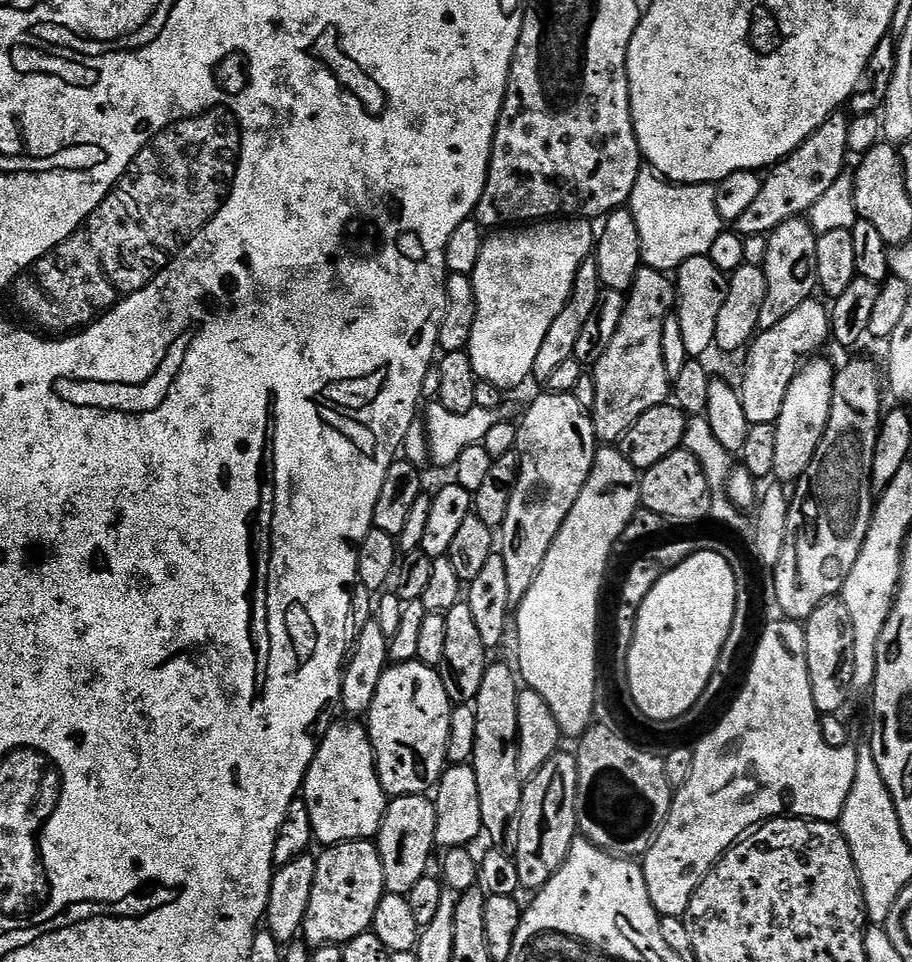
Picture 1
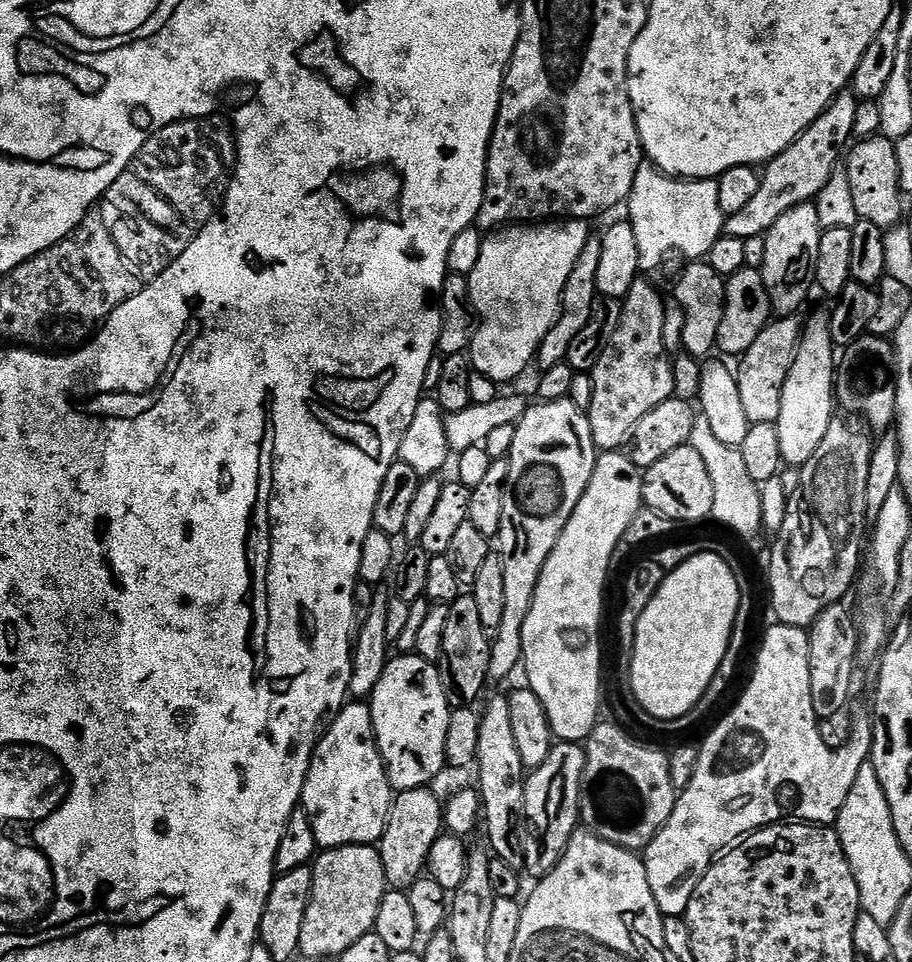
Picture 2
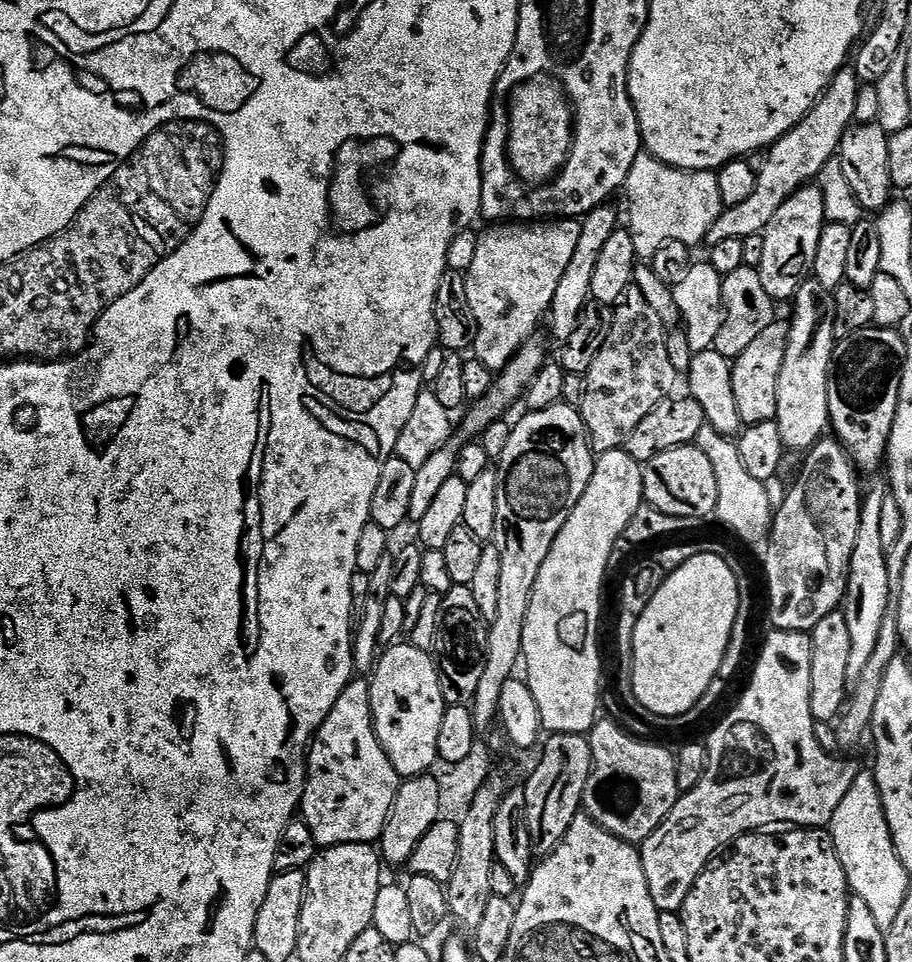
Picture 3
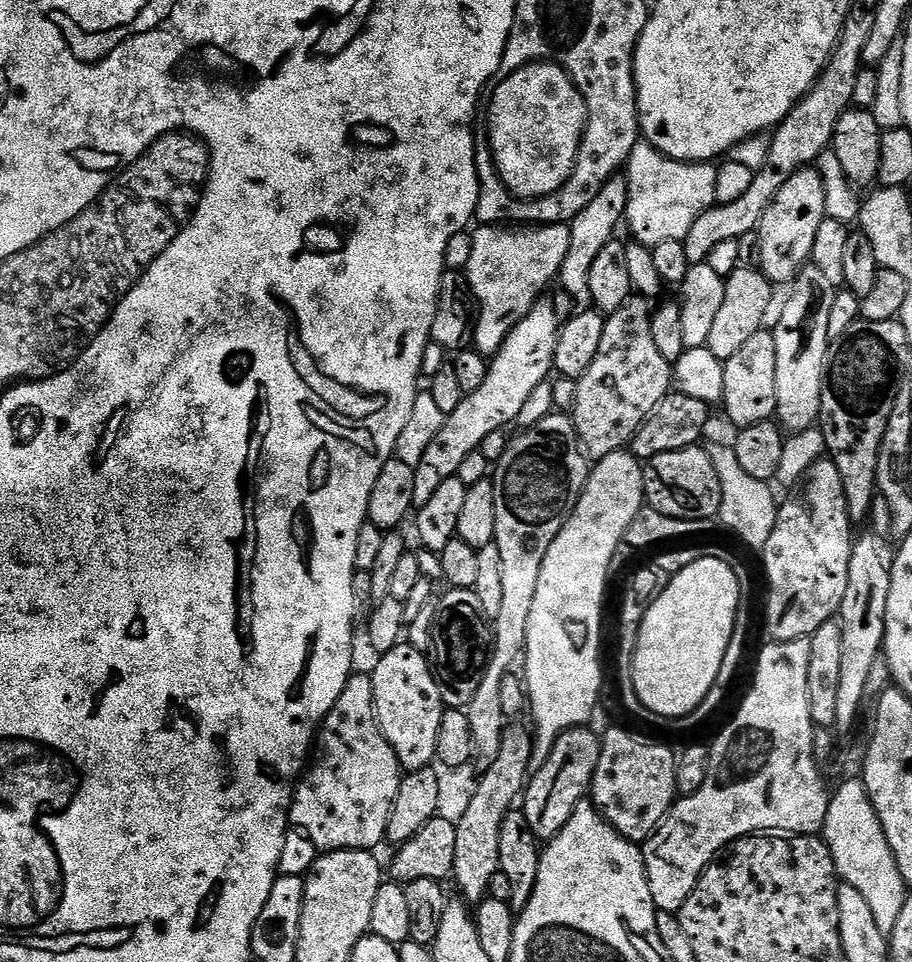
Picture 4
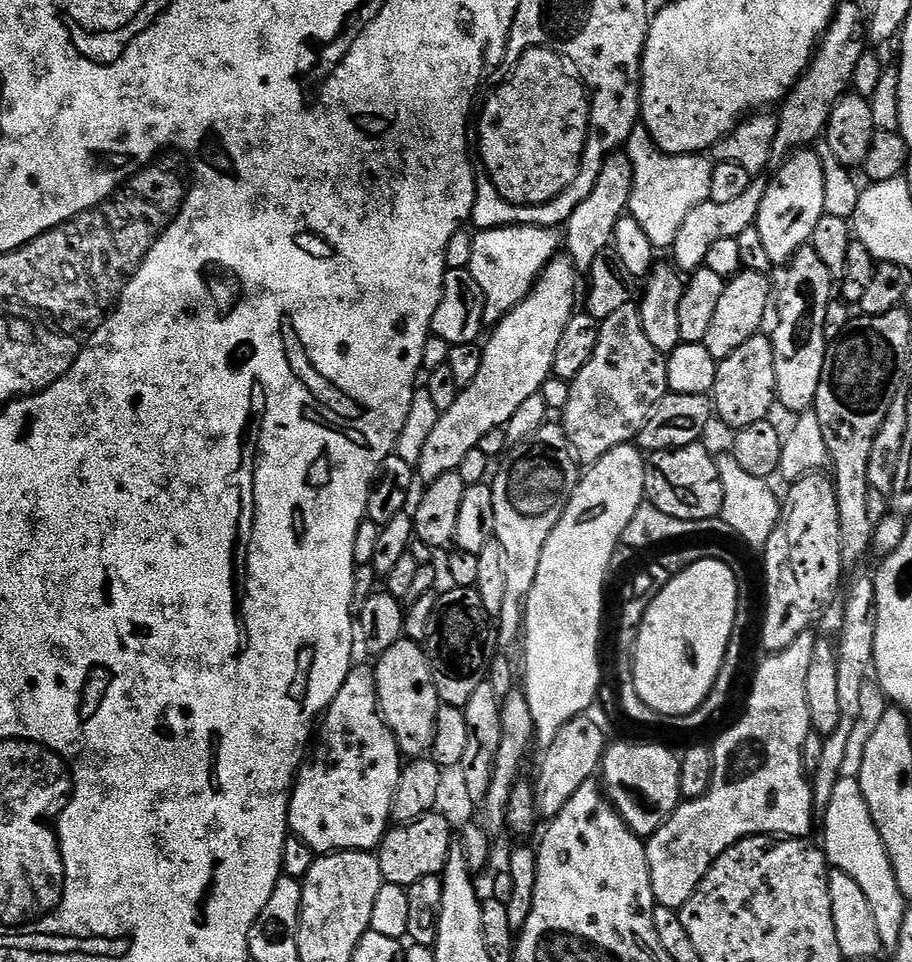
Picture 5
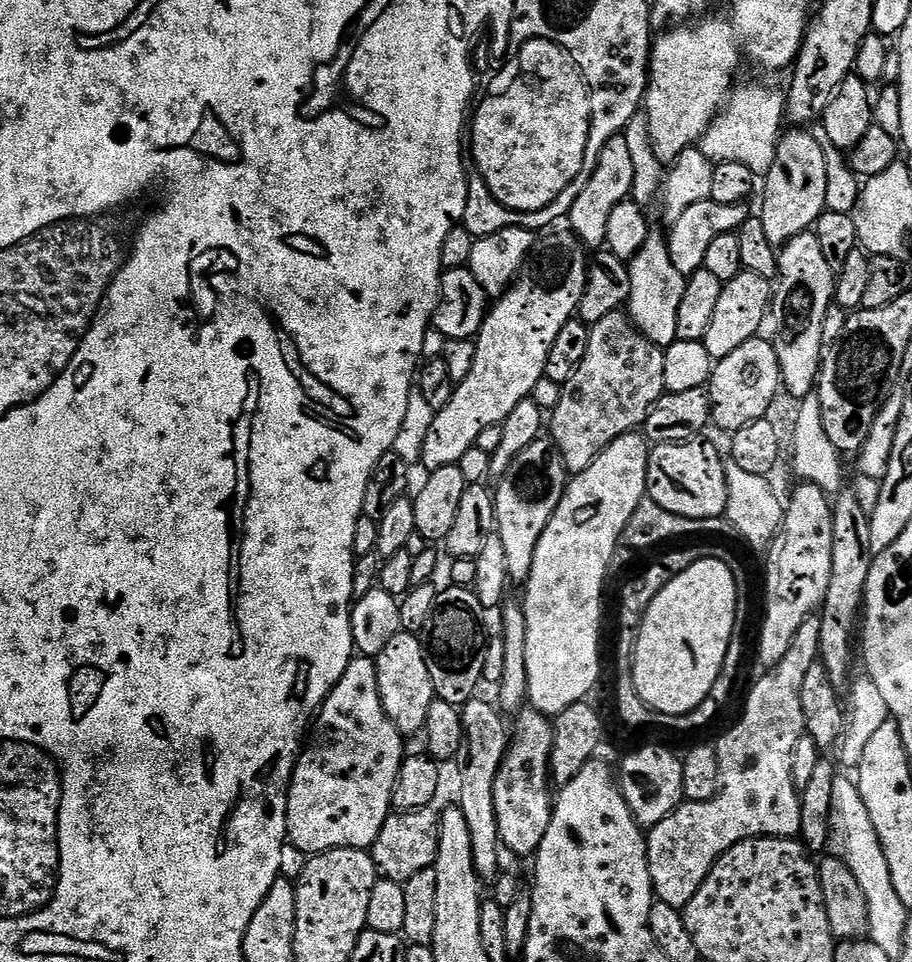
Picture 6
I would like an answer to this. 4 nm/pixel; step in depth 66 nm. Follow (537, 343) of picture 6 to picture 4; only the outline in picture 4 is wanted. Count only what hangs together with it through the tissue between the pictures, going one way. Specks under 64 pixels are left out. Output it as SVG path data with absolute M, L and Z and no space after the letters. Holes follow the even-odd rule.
M544 303L535 304L530 314L526 314L526 318L522 318L522 322L518 322L518 326L510 330L506 342L502 342L496 355L491 357L486 382L482 382L482 387L474 390L474 394L465 396L458 410L447 413L447 420L437 437L427 447L422 460L415 467L414 505L417 509L430 502L434 490L438 490L442 482L455 476L466 454L477 451L488 434L507 429L508 423L511 425L515 422L518 410L526 406L526 398L530 398L535 388L553 375L554 350L560 337L562 320L561 317L556 317L554 305Z

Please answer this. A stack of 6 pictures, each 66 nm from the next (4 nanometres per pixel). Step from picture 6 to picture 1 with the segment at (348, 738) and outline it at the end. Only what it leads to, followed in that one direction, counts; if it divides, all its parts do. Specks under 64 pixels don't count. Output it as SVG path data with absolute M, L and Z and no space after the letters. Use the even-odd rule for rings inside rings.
M344 718L328 728L328 733L319 737L316 753L308 767L304 779L302 799L310 814L312 835L321 845L345 844L351 840L372 840L382 826L384 811L390 799L376 773L376 755L372 749L372 739L363 723L352 718Z

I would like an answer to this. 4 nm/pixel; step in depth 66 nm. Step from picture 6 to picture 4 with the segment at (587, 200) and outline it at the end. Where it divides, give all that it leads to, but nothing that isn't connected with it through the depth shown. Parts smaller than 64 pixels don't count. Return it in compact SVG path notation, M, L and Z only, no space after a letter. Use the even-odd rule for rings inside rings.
M617 174L598 190L598 198L582 210L570 221L570 250L566 250L566 262L562 262L558 284L568 291L568 296L572 300L577 300L580 306L587 305L590 297L588 287L590 286L590 266L594 266L594 258L598 258L598 253L602 251L602 246L606 246L617 235L616 227L622 224L628 211L628 182L623 175Z

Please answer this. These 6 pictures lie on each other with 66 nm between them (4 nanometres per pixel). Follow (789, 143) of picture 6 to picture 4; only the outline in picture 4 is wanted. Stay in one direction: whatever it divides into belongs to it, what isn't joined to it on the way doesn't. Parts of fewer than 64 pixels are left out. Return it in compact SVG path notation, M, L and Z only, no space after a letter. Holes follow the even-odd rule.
M815 167L798 170L778 190L772 199L772 205L764 211L758 229L762 238L762 262L760 268L773 285L791 285L796 276L811 261L814 250L814 238L818 235L818 226L822 226L826 215L826 191L823 180Z

